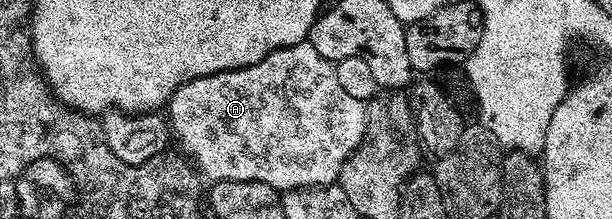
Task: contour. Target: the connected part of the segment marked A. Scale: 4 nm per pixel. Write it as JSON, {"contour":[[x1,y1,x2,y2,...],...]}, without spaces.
{"contour":[[303,42,284,46,252,66,184,82,168,105,173,139,182,143,181,151,210,182,264,182,279,193,335,183,344,162,366,137,368,119,365,102,342,85,334,68,331,61,316,54,316,46]]}

